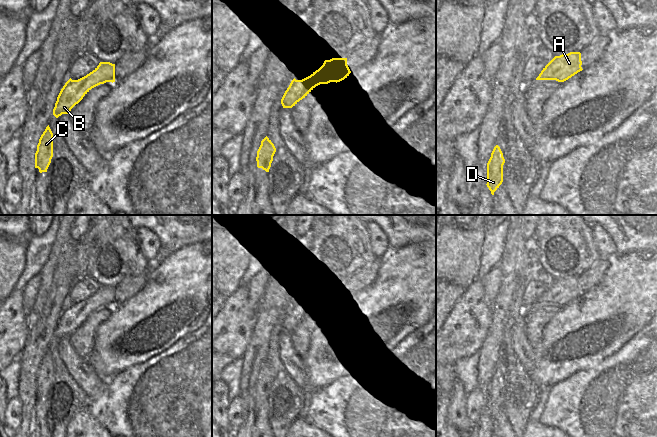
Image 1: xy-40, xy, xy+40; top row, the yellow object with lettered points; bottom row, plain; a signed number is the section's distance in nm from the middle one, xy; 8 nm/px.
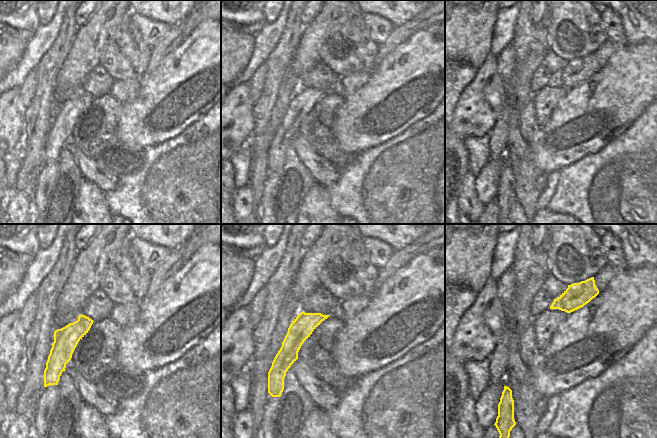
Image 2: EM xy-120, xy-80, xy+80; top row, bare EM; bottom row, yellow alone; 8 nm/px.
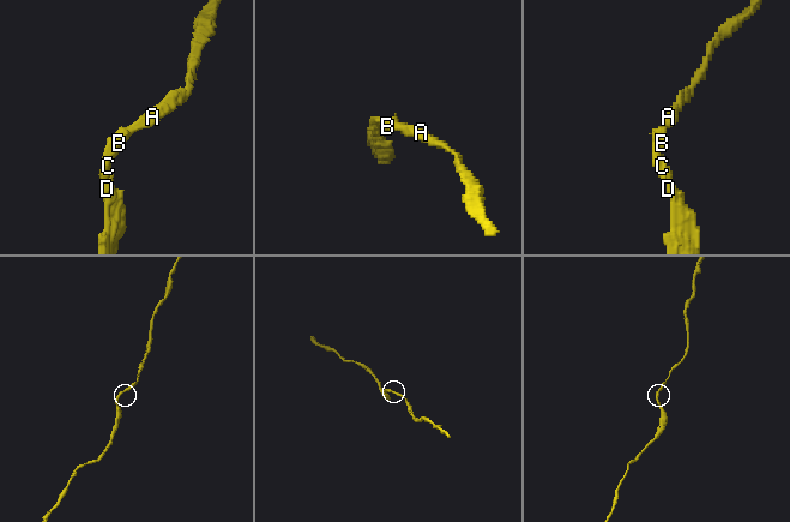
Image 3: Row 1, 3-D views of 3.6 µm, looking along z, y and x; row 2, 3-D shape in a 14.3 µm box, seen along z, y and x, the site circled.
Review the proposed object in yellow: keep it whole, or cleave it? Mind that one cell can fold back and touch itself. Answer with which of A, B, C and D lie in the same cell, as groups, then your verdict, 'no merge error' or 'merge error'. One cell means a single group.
A B C D; no merge error

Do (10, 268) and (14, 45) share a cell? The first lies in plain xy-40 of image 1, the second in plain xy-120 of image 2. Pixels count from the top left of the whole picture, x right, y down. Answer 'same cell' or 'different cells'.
same cell

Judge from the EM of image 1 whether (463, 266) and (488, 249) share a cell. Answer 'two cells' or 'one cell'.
two cells

